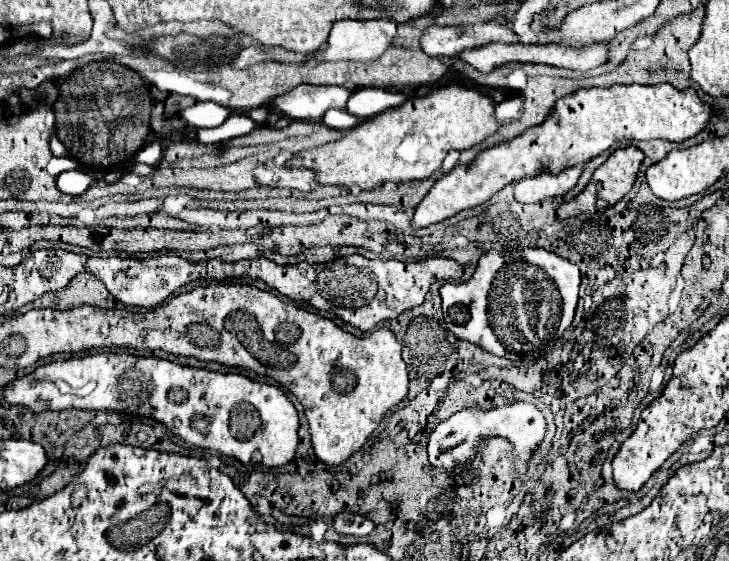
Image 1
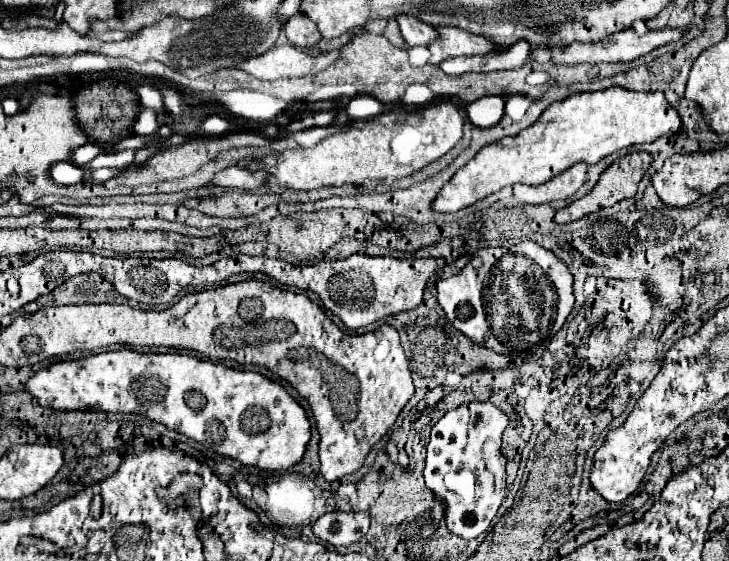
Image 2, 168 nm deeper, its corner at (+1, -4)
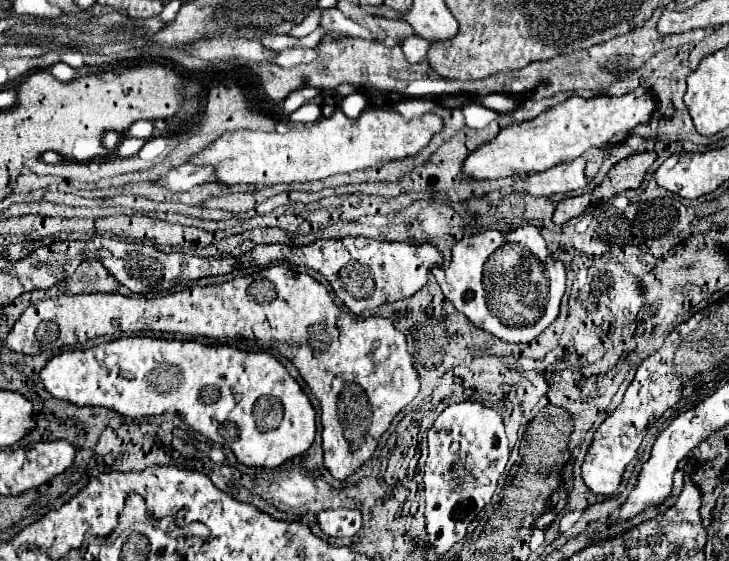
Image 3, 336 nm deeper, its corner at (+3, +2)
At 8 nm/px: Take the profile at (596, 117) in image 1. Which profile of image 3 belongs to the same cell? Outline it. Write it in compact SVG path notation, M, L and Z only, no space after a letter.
M637 87L621 97L597 95L597 97L569 97L567 101L543 111L531 121L515 123L499 131L499 135L477 147L463 161L463 177L469 181L503 179L509 175L529 175L533 171L545 171L559 163L581 157L591 147L609 147L617 135L627 135L637 125L647 123L655 113L657 103L651 91Z

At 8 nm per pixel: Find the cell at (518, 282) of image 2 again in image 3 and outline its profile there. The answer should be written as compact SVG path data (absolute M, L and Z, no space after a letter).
M525 225L511 233L485 231L479 235L463 237L453 247L453 259L447 269L433 267L433 275L453 307L463 313L475 327L491 333L507 343L529 343L539 337L559 315L561 297L565 293L565 267L559 259L553 259L539 229Z

